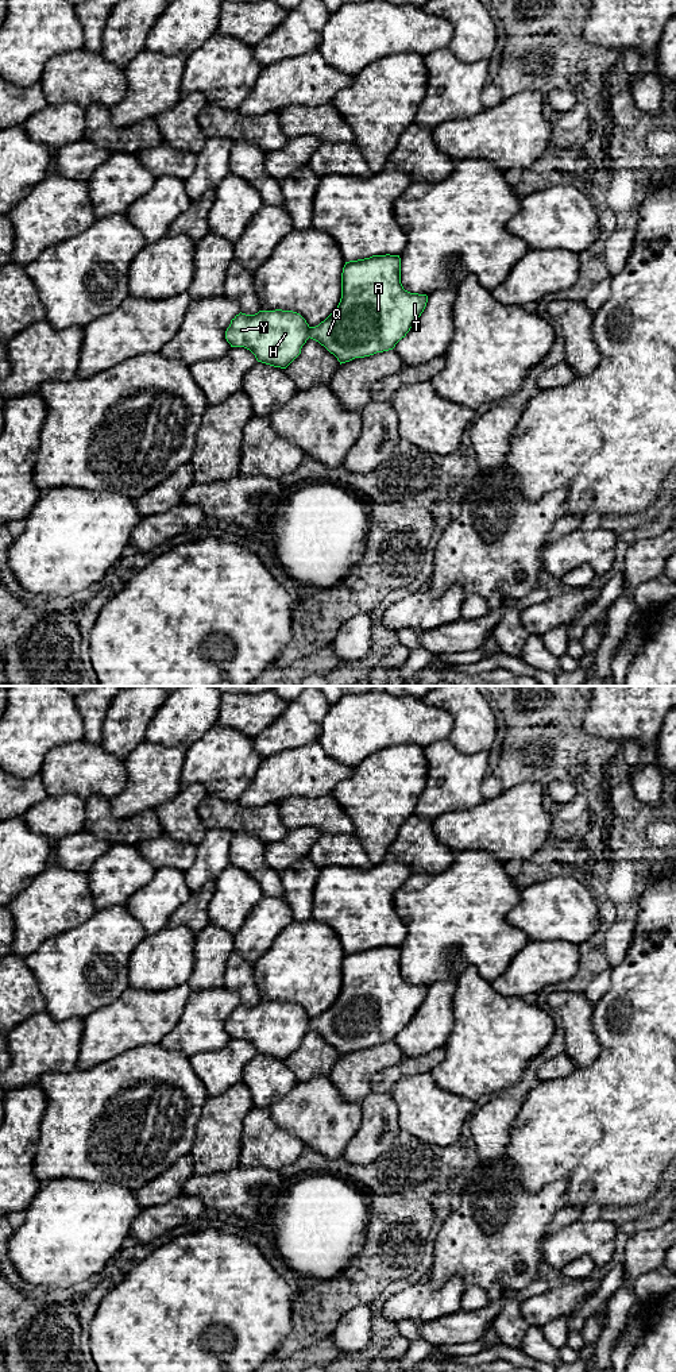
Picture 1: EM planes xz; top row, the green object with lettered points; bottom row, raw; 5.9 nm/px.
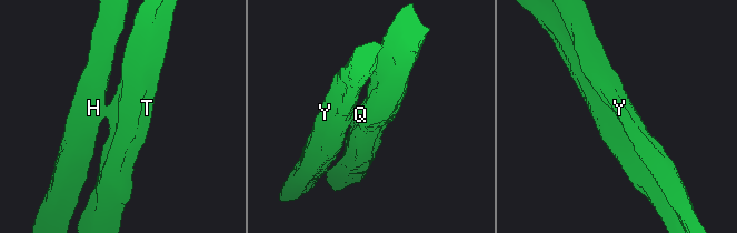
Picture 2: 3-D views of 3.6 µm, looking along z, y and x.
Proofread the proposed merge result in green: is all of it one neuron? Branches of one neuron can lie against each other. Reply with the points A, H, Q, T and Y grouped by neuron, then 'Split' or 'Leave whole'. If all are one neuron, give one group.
Groups: A Q T / H Y. Split

